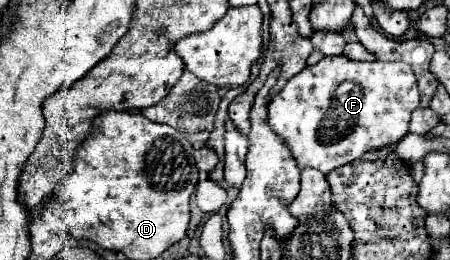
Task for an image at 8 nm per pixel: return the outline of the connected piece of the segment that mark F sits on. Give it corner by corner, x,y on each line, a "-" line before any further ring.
324,56
318,64
306,66
290,78
268,104
268,122
292,150
298,168
316,168
324,174
354,162
368,150
398,142
408,134
408,118
420,104
418,82
404,62
354,62
346,56

